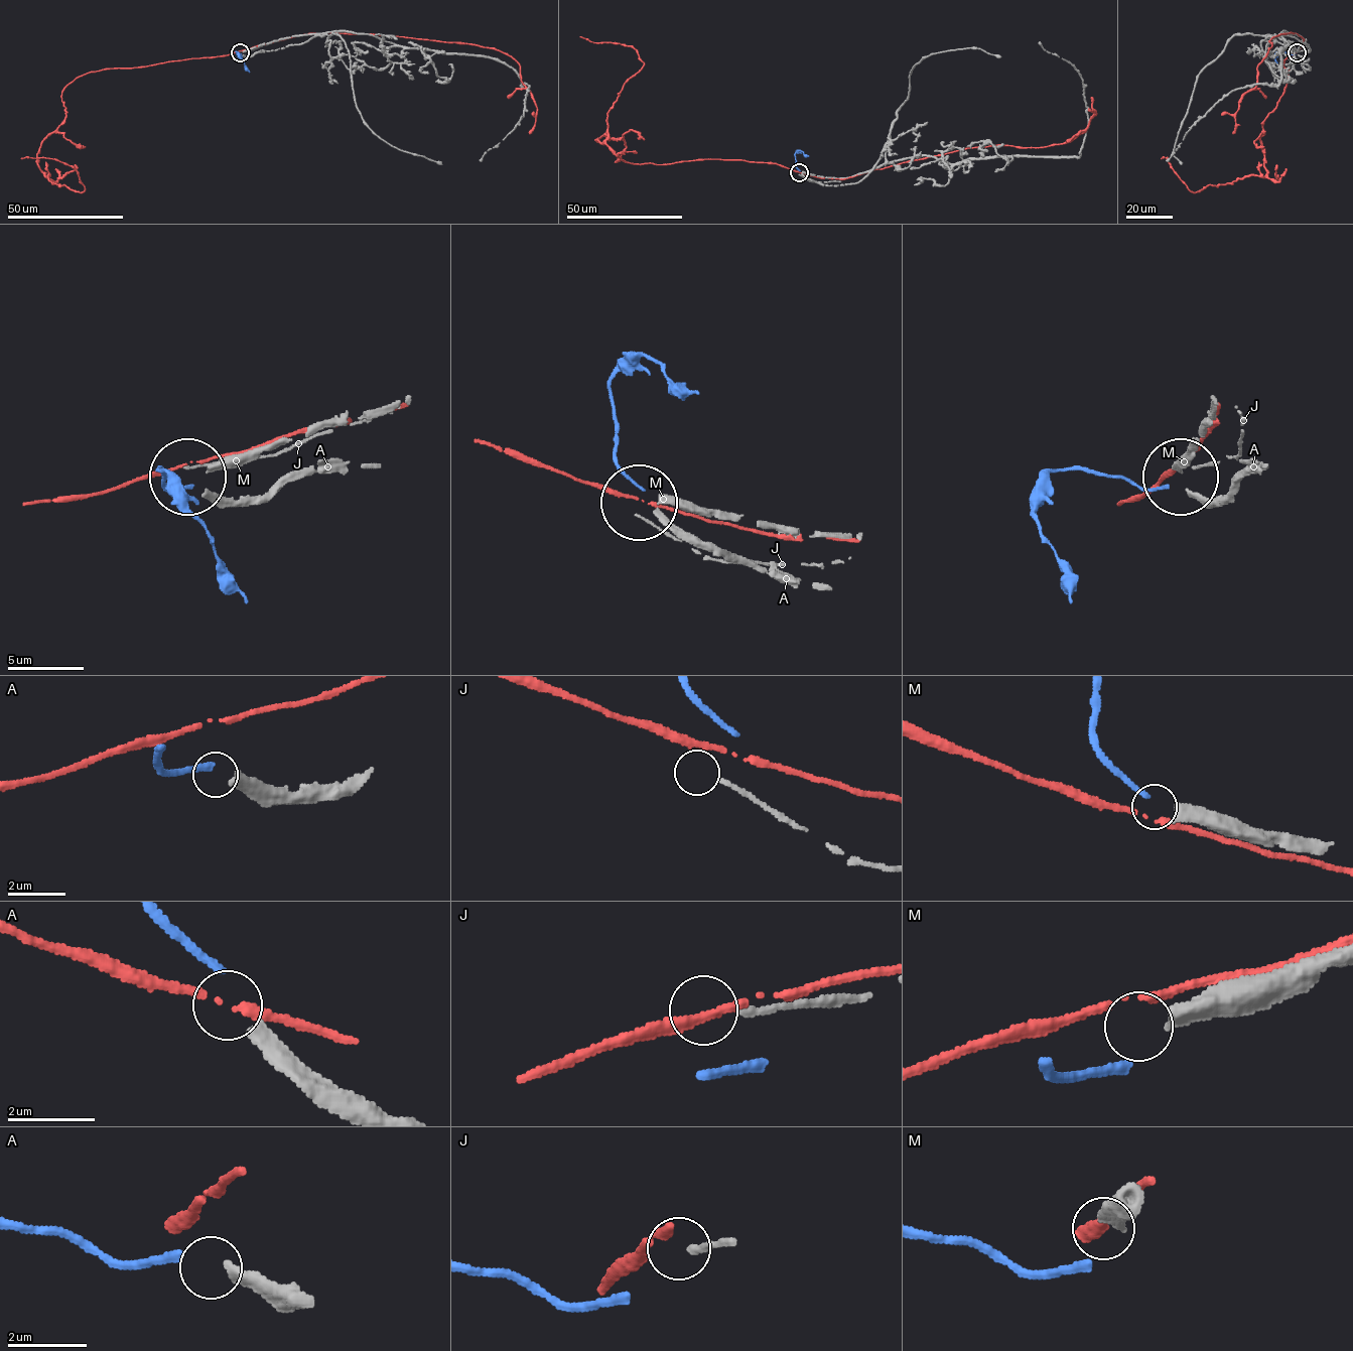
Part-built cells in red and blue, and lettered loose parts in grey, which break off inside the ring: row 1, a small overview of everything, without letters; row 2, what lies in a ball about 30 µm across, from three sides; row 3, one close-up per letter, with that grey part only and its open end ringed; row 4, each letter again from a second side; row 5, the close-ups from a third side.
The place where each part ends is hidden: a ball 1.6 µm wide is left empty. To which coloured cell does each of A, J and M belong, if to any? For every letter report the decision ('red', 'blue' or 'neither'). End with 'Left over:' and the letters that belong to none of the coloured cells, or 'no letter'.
A: neither
J: neither
M: neither
Left over: A, J, M

